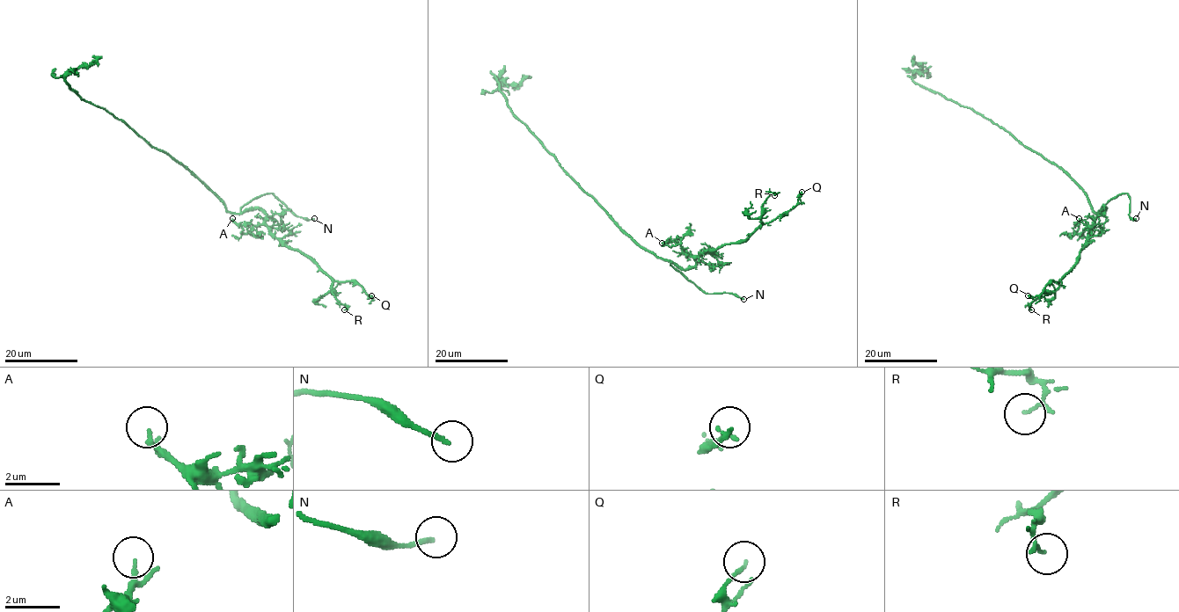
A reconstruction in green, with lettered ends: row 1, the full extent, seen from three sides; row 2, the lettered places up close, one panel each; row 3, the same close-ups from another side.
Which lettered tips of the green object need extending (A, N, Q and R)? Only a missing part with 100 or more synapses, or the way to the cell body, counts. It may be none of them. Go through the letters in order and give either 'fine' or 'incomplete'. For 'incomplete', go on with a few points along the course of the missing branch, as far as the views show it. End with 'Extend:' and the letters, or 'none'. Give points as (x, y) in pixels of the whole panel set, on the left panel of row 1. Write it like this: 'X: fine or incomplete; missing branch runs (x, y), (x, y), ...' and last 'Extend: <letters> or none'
A: fine
N: incomplete; missing branch runs (314, 218), (324, 215), (325, 218)
Q: fine
R: fine
Extend: N

